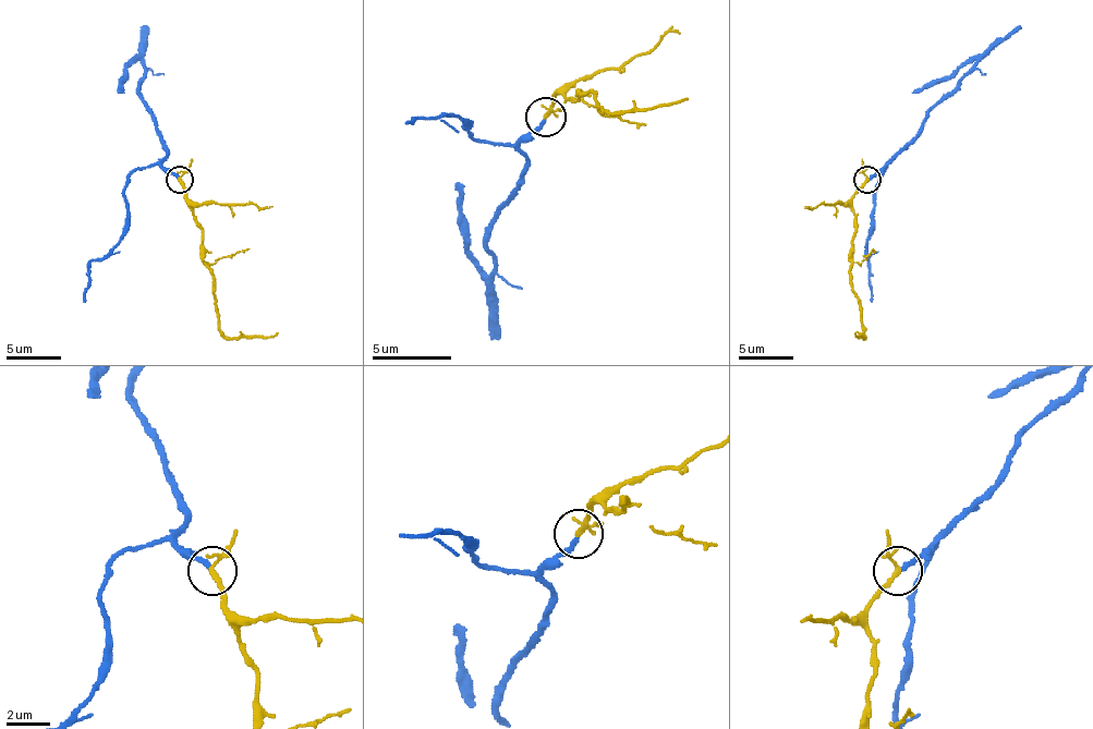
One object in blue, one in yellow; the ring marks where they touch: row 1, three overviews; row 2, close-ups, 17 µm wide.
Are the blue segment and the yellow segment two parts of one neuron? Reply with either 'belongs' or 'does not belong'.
belongs

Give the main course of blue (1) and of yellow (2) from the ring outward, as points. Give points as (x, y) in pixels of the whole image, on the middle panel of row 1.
1: (545, 120), (521, 147), (525, 171), (485, 238), (494, 269), (485, 274), (470, 250), (462, 191), (453, 183)
2: (545, 116), (557, 96), (577, 99), (592, 92), (604, 108), (616, 111), (647, 111), (687, 99)

